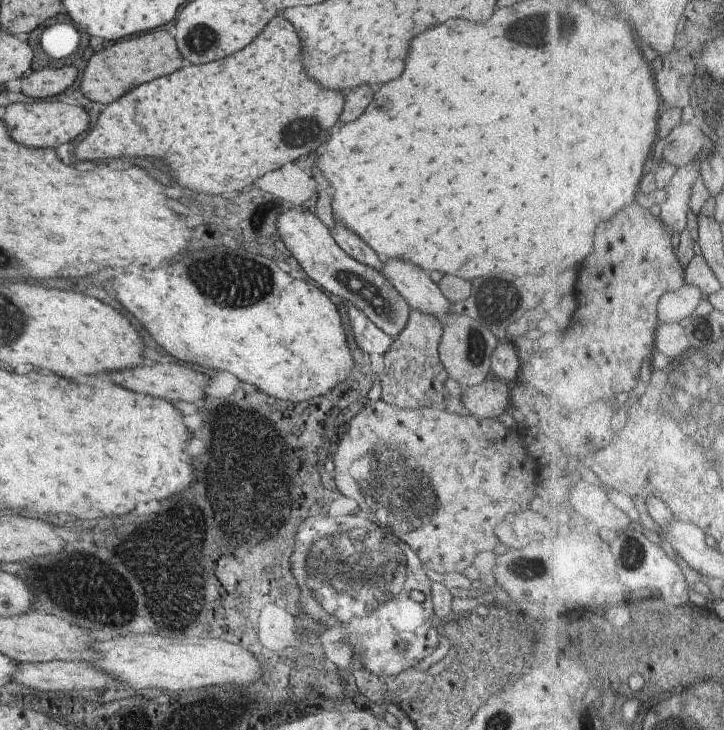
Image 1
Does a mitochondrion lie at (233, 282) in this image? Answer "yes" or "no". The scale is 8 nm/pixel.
yes

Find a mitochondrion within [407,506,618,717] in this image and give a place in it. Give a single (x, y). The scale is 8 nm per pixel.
(522, 566)

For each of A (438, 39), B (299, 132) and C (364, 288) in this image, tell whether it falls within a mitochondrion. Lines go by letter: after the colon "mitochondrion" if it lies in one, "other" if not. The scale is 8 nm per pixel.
A: other
B: mitochondrion
C: mitochondrion

